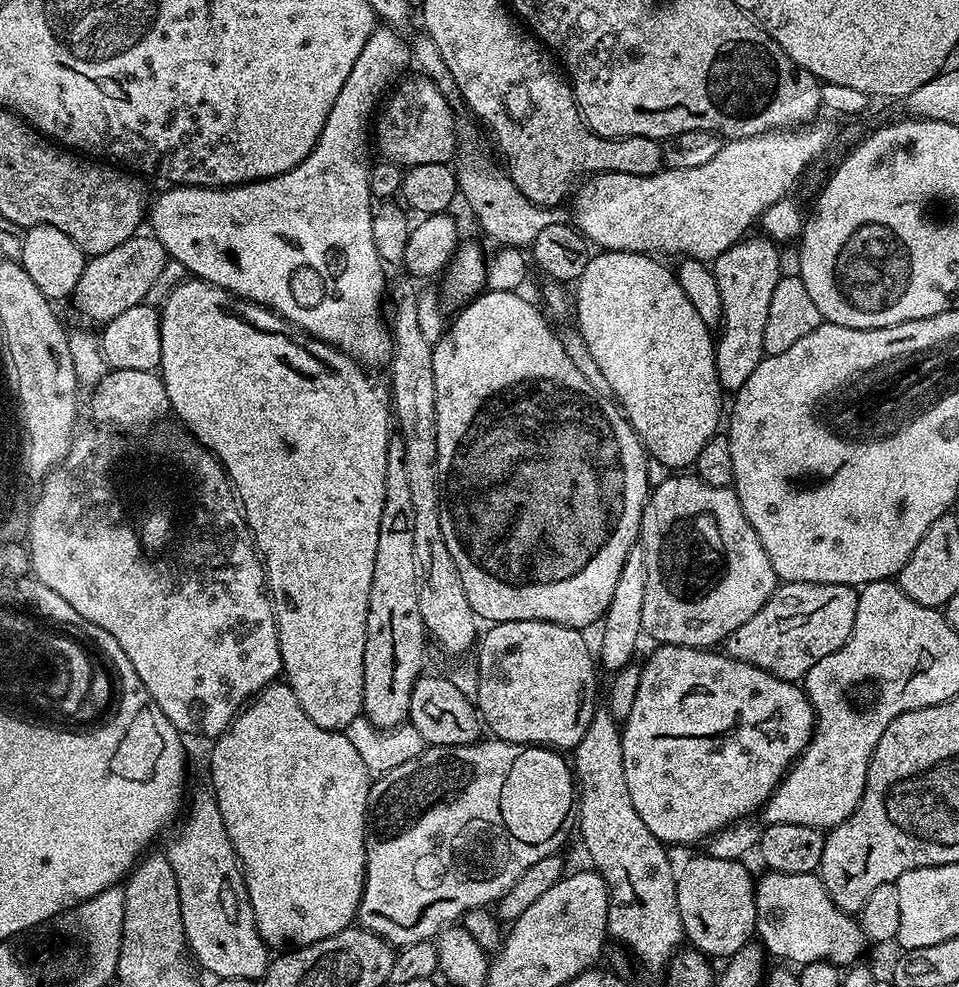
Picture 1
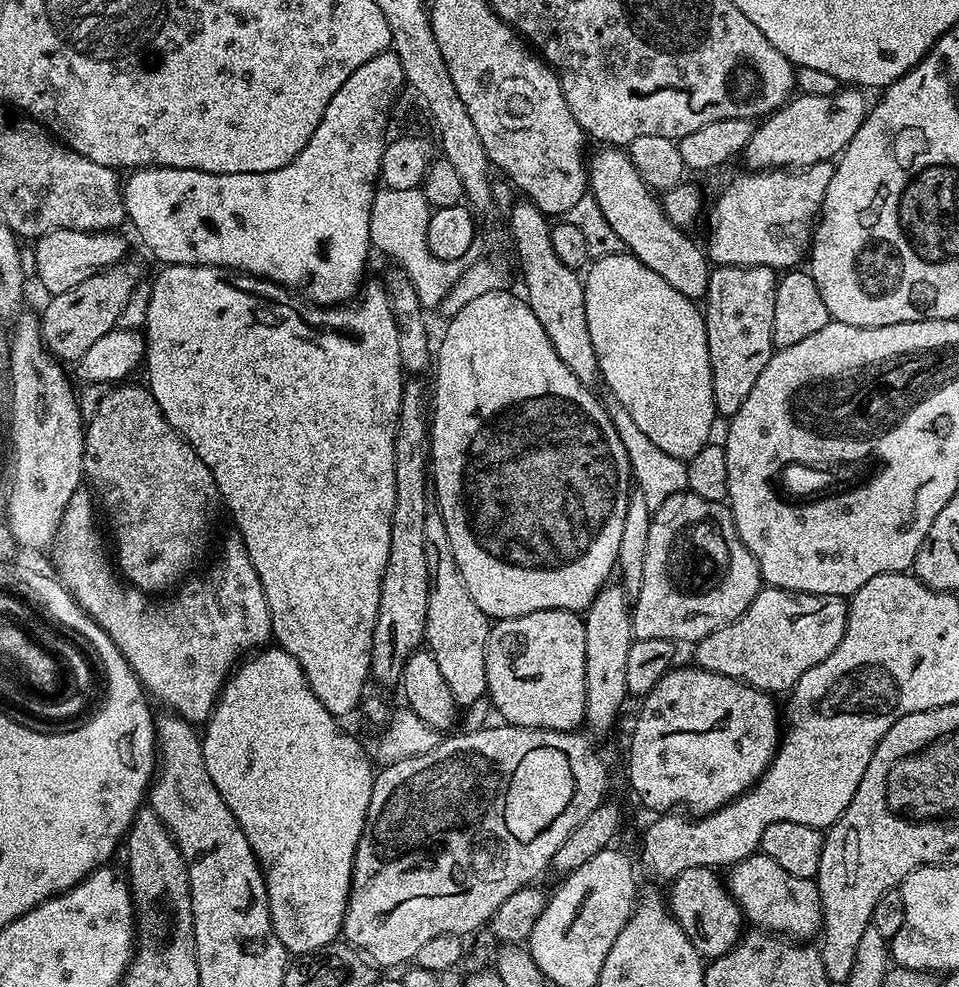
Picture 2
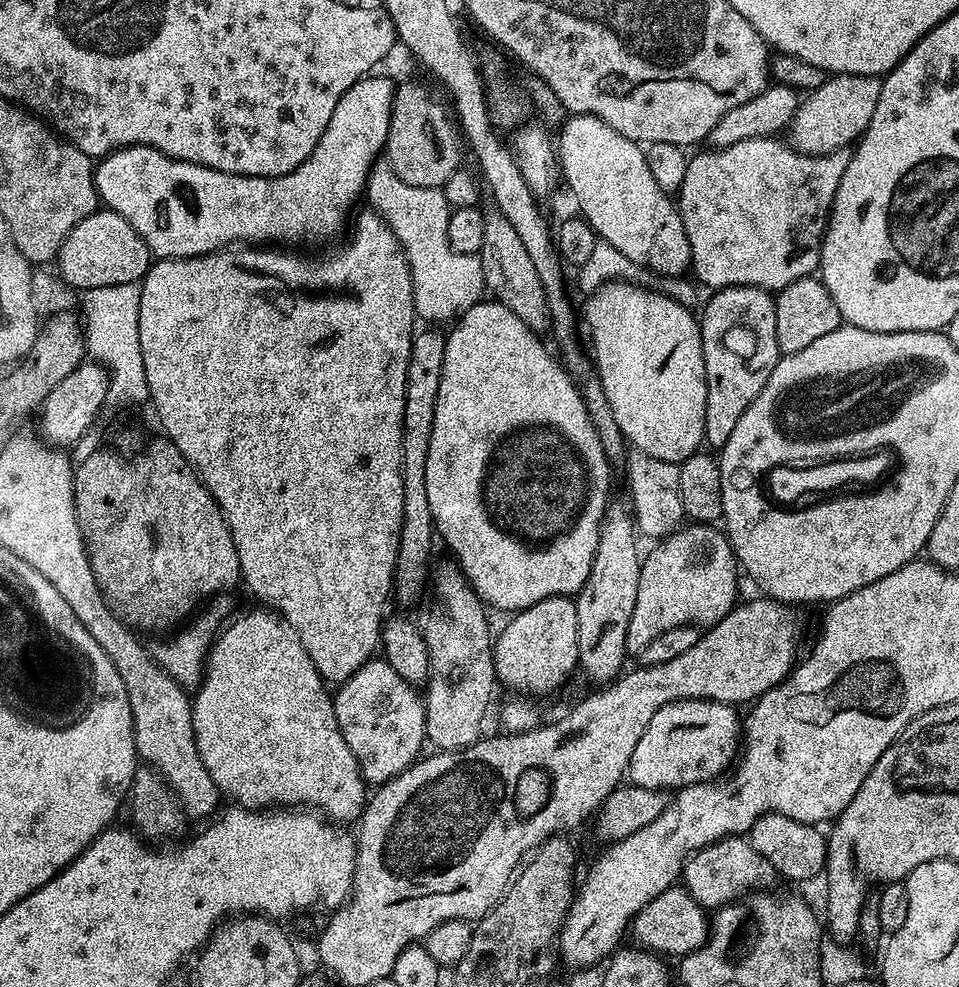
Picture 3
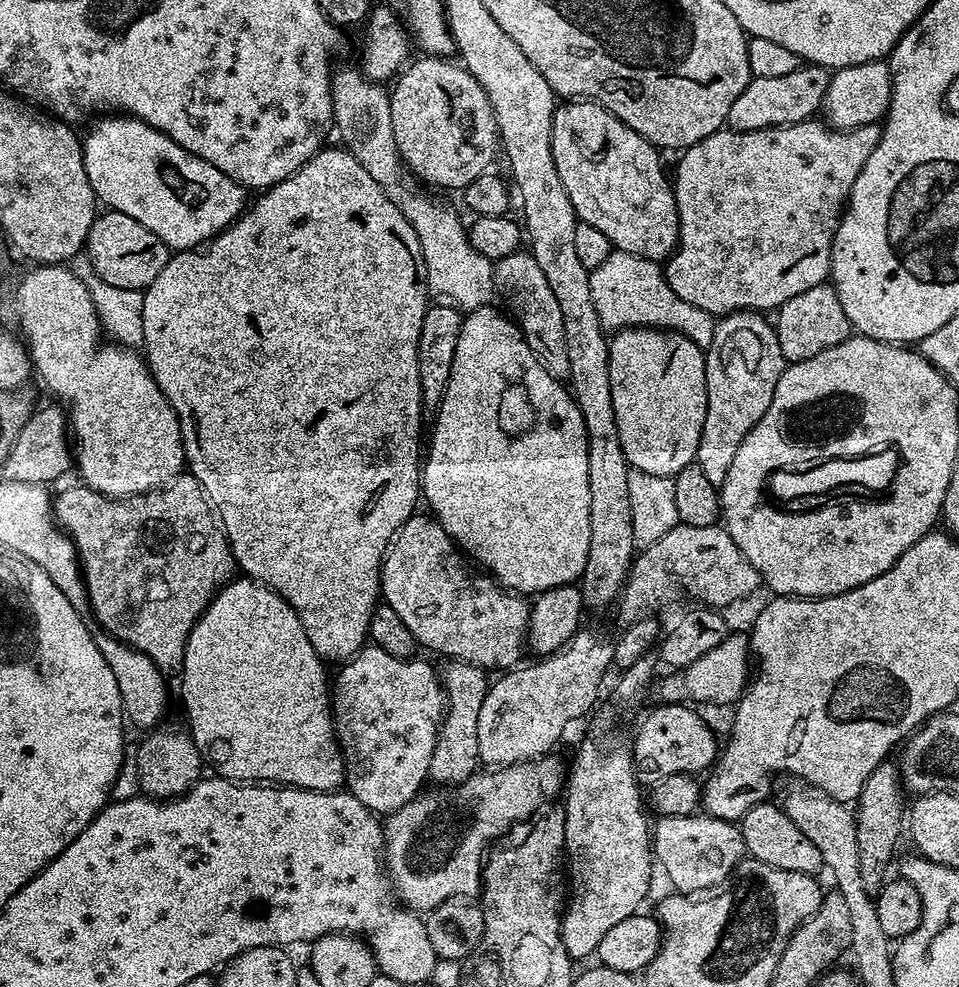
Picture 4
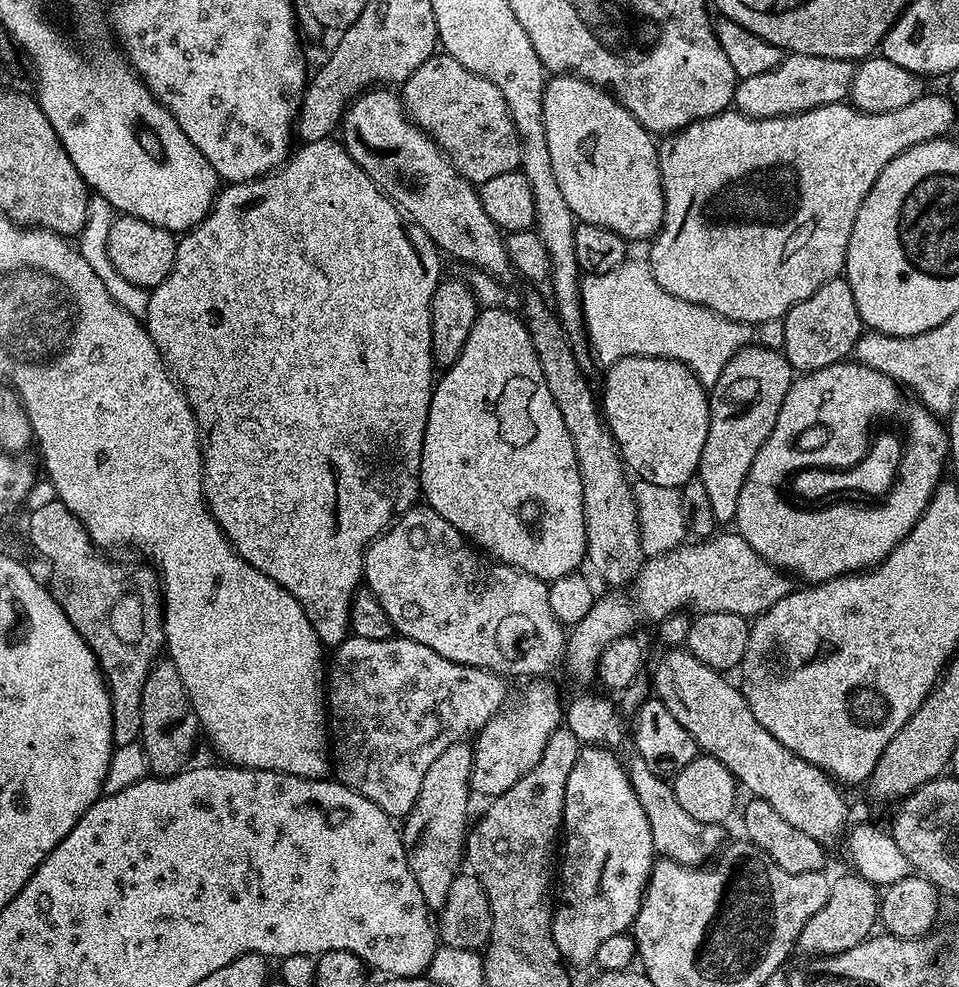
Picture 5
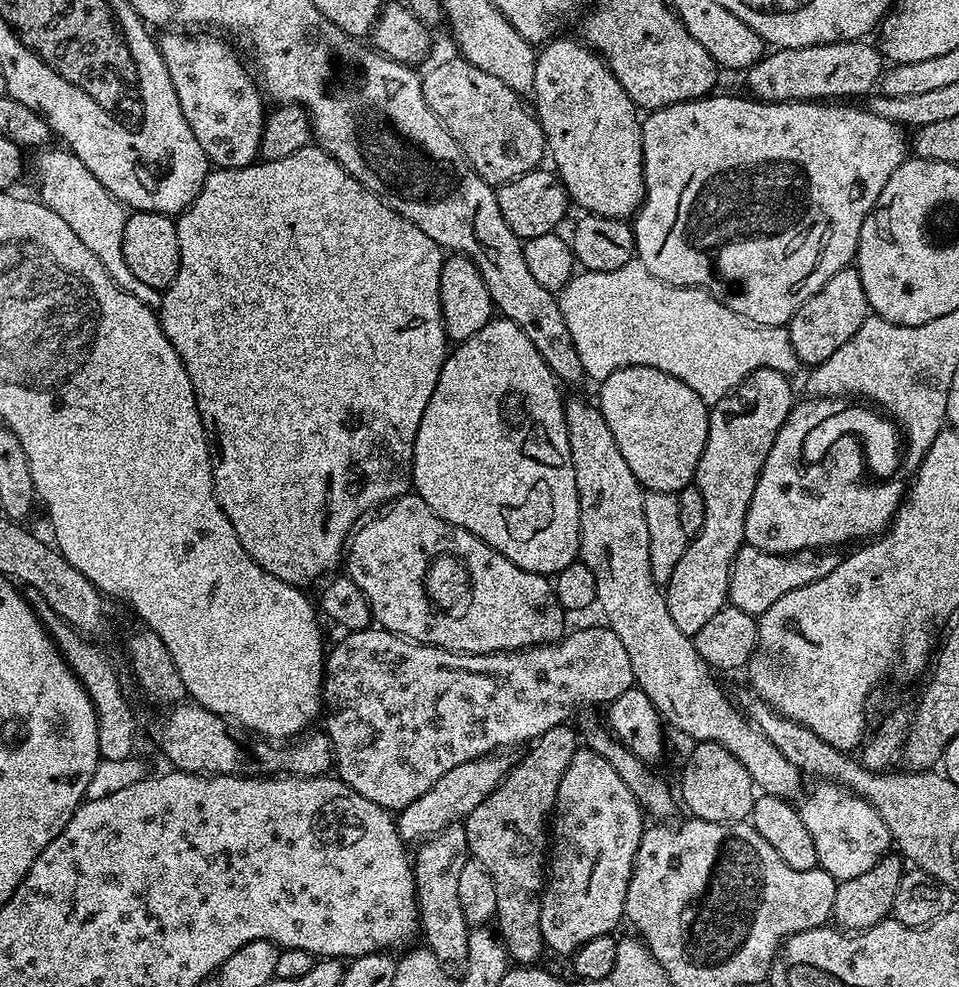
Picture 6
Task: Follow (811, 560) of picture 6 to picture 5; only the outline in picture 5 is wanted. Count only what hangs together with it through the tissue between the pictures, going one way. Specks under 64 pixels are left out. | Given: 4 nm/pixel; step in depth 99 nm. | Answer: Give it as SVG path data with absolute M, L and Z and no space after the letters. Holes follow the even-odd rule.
M724 530L692 543L696 544L685 542L661 556L647 557L631 584L623 590L608 590L605 596L604 593L597 595L590 614L586 614L582 622L571 625L567 633L563 658L566 668L568 664L580 680L591 672L593 675L606 646L625 639L627 632L634 631L643 620L659 622L673 612L688 608L693 608L696 614L725 612L755 618L793 591L793 581L781 569L762 559L750 542L735 530Z

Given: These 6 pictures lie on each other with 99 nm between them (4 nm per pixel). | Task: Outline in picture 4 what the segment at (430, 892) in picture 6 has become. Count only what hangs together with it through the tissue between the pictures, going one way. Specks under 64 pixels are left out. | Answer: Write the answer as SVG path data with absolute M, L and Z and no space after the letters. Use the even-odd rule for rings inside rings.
M448 660L445 665L444 669L439 669L438 675L444 685L446 711L434 754L430 758L428 774L433 781L436 779L440 783L437 785L455 786L470 778L480 764L478 714L482 711L482 698L486 698L490 680L484 677L487 676L485 669L468 664L465 660Z

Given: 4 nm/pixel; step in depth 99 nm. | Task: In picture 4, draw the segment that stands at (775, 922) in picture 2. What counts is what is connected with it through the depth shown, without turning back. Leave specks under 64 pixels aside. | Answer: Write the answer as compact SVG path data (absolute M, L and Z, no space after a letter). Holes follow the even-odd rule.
M707 814L659 817L653 825L652 837L655 861L659 867L661 864L673 889L681 895L692 896L721 887L746 854L739 825Z

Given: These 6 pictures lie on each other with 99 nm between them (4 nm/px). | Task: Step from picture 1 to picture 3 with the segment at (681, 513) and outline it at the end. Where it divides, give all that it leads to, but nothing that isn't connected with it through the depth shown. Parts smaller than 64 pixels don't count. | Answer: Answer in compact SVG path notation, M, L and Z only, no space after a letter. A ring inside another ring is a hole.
M695 522L685 523L676 529L670 535L665 536L663 540L655 545L656 548L652 553L643 557L640 566L640 577L638 578L638 602L634 602L634 614L630 614L630 630L626 630L626 646L629 653L638 654L642 650L646 650L646 646L650 646L650 642L654 642L654 638L658 638L658 634L666 634L666 630L674 630L674 626L711 626L722 619L726 613L732 611L738 603L736 597L736 572L738 576L738 561L732 552L732 543L729 542L727 535L719 527L712 524L698 524Z

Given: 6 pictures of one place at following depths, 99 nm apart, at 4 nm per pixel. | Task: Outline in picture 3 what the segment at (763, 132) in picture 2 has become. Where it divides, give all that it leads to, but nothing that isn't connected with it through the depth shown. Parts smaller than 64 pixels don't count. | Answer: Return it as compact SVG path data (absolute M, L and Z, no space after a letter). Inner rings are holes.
M829 75L822 86L801 99L792 123L786 129L787 139L796 151L804 152L807 156L821 156L847 149L855 145L864 135L866 126L870 126L870 118L874 118L874 109L878 107L879 93L880 80L877 77Z

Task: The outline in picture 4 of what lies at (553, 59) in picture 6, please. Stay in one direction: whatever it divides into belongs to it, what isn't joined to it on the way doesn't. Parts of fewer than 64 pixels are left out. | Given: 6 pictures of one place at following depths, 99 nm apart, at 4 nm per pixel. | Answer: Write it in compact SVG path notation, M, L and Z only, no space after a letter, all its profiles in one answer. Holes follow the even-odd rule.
M577 99L557 107L552 119L552 153L554 166L558 166L558 178L570 194L570 202L576 211L577 221L602 230L610 238L613 249L626 254L638 254L647 260L667 261L680 242L680 219L673 181L664 173L661 153L642 134L630 130L610 110L591 100Z

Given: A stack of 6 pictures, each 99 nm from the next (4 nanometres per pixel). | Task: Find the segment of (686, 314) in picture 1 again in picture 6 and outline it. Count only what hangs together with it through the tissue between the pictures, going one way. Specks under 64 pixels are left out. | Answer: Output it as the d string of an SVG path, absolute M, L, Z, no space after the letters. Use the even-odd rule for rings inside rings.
M626 366L614 370L606 379L599 381L598 388L602 418L606 418L606 426L610 426L610 434L614 434L614 442L618 442L618 450L622 450L626 466L634 470L634 478L638 478L640 487L649 492L673 494L689 487L695 481L698 458L702 458L702 450L706 446L709 405L698 398L686 382L650 366Z

